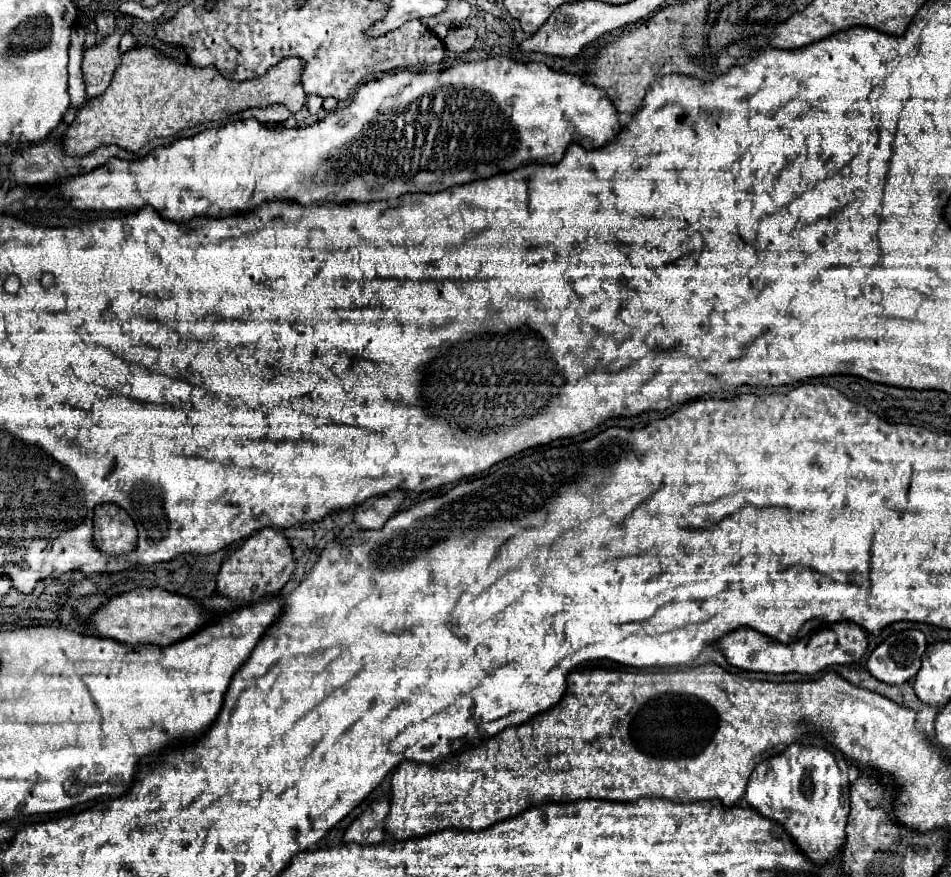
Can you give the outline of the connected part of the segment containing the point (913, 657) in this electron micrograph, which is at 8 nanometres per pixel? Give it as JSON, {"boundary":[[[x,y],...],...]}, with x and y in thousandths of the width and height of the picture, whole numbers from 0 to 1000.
{"boundary":[[[965,717],[946,719],[930,729],[913,749],[913,765],[934,779],[934,781],[948,781],[967,763],[967,749],[974,740],[974,726]]]}

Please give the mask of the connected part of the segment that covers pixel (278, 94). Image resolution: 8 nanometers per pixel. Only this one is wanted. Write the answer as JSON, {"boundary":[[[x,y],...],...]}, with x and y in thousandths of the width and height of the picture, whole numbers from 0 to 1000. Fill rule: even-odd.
{"boundary":[[[162,54],[137,56],[128,63],[128,74],[122,76],[116,99],[105,111],[90,115],[80,129],[80,136],[67,156],[67,170],[72,177],[90,177],[107,165],[124,165],[132,172],[145,172],[154,161],[185,154],[208,140],[231,138],[261,122],[294,117],[307,129],[313,129],[322,120],[322,106],[315,92],[320,74],[320,67],[303,65],[284,76],[275,88],[244,92],[225,74],[202,76],[198,70],[177,65]]]}

